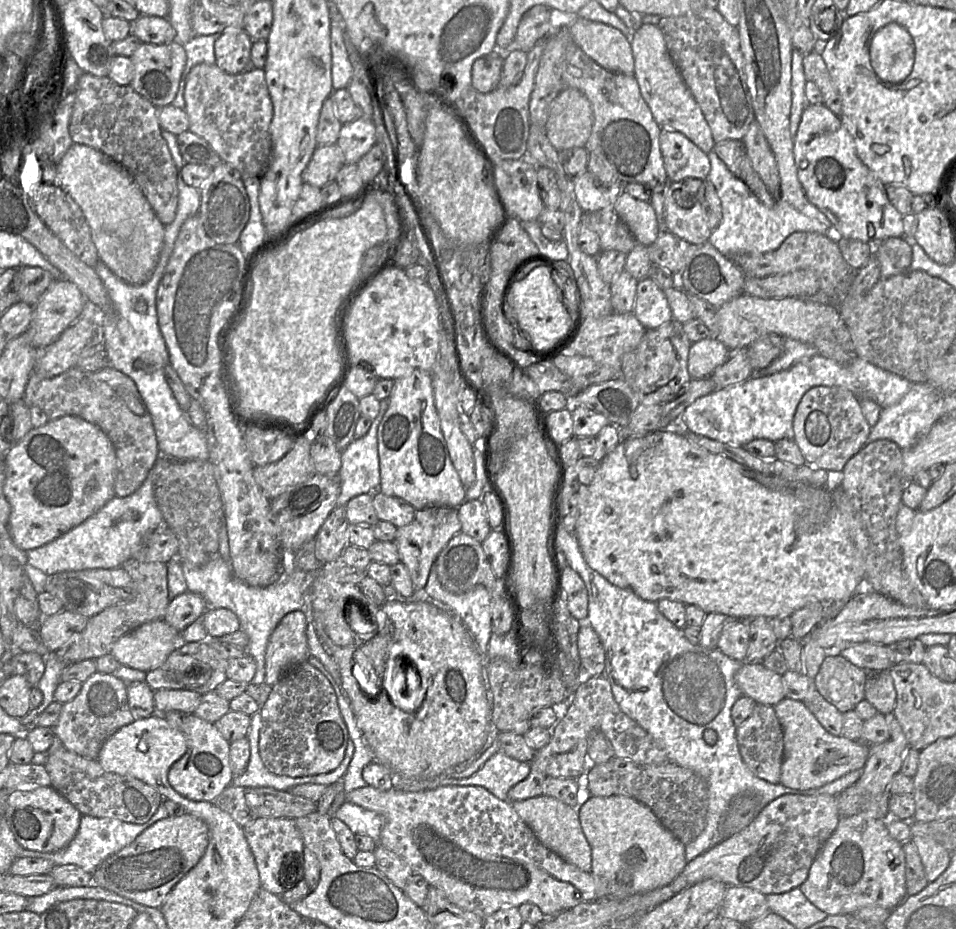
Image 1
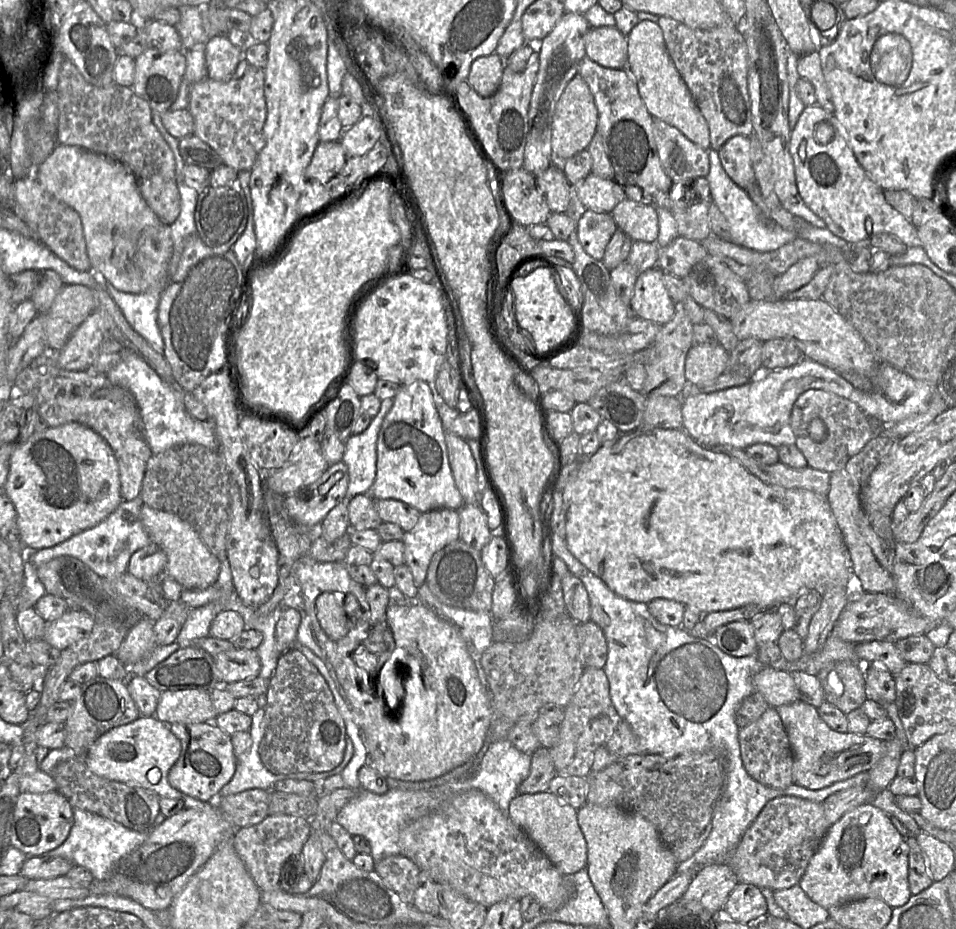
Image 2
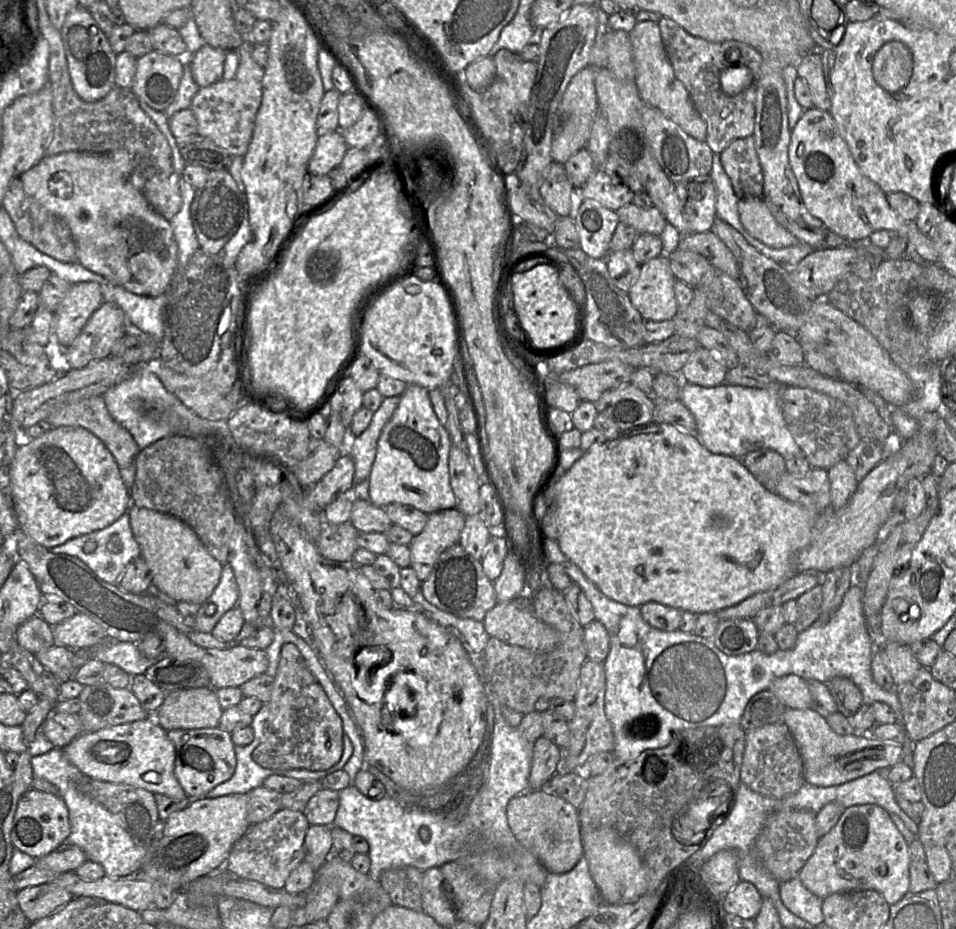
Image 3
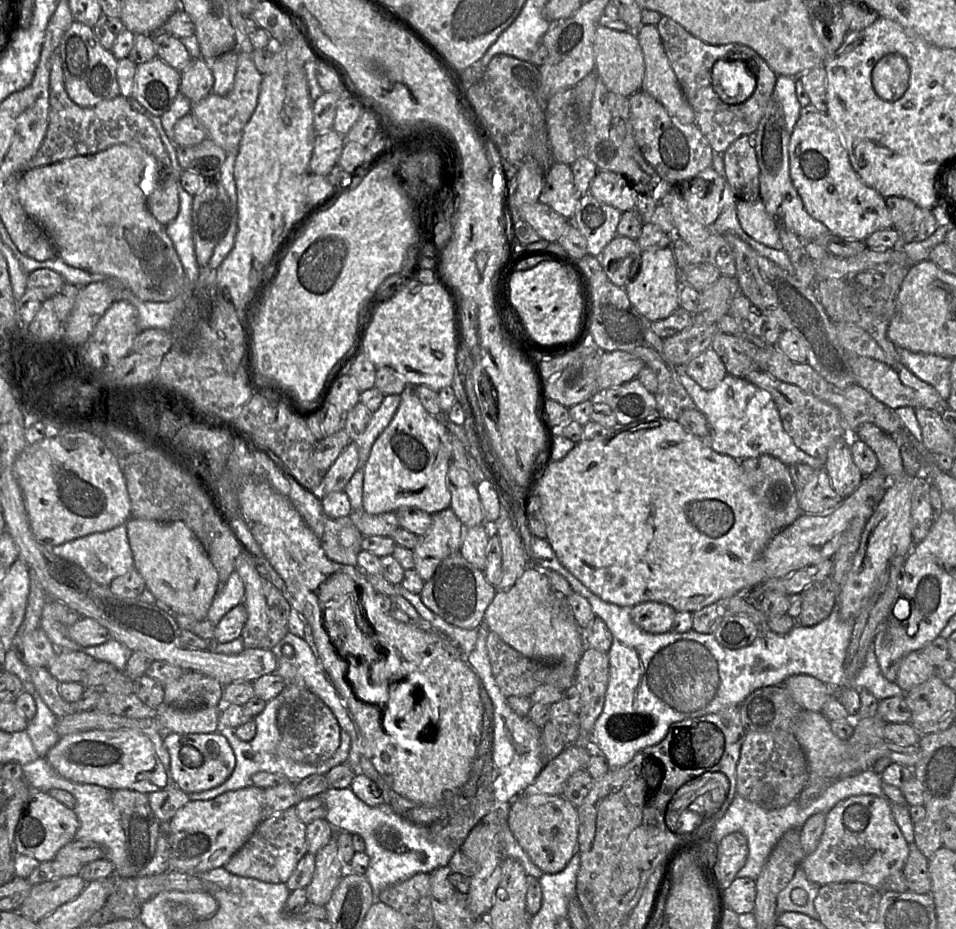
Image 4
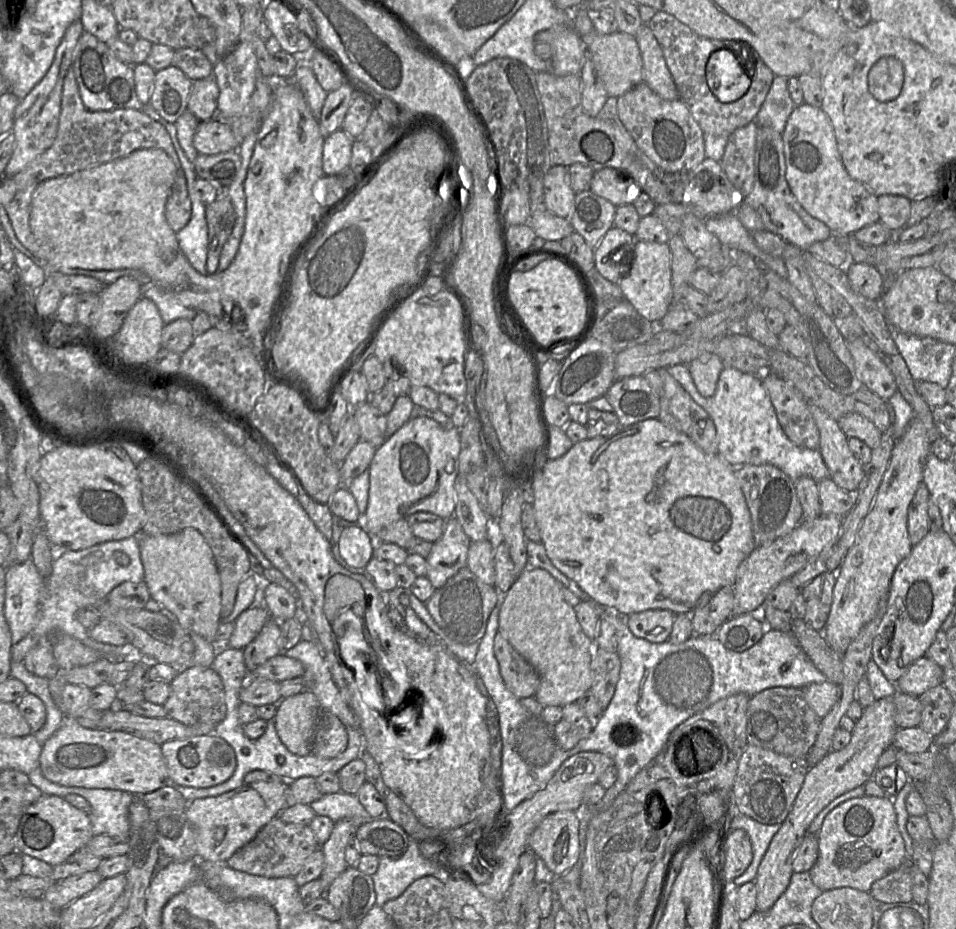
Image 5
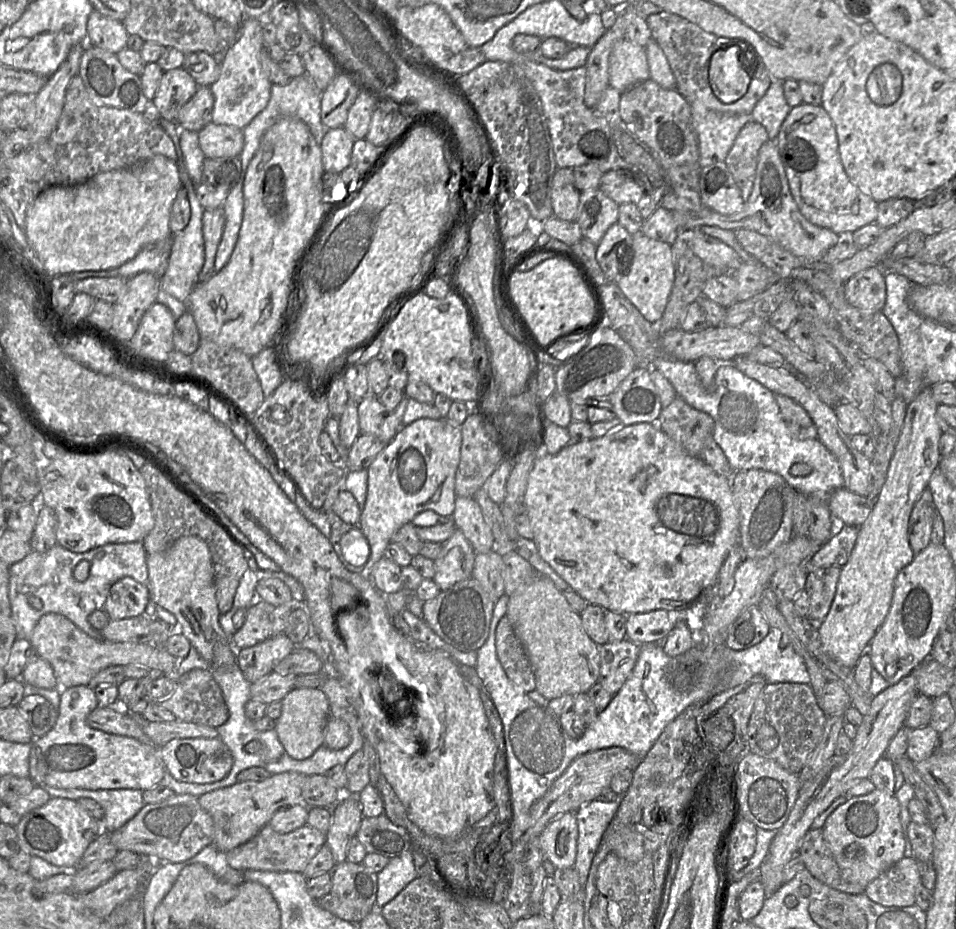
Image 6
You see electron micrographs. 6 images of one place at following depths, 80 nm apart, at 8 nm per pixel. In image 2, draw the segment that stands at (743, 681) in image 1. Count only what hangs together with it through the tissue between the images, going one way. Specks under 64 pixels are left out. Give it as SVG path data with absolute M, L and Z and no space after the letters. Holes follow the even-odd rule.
M764 666L752 678L755 692L762 694L771 707L799 700L799 691L790 673Z

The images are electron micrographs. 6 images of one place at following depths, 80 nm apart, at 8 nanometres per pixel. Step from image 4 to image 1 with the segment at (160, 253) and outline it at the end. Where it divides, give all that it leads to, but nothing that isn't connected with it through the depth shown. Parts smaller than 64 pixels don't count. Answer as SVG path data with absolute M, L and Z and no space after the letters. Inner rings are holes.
M73 143L57 166L57 184L79 205L91 230L99 260L132 285L149 281L164 245L165 225L160 221L134 176L120 163L92 147Z

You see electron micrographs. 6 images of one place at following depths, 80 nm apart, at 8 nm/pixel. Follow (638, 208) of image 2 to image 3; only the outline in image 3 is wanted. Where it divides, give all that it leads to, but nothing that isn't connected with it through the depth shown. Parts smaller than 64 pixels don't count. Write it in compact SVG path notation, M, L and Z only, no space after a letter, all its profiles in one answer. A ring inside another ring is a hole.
M629 203L616 210L616 213L620 222L631 225L639 234L660 236L667 224L666 218L655 206L645 209Z

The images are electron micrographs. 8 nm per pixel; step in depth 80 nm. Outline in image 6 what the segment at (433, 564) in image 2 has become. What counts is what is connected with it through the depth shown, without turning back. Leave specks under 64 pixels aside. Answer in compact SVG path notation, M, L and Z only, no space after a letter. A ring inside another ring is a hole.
M470 577L456 582L446 590L440 590L435 598L424 602L422 619L439 637L456 649L463 652L477 651L489 635L495 604L496 601L492 600L479 582Z

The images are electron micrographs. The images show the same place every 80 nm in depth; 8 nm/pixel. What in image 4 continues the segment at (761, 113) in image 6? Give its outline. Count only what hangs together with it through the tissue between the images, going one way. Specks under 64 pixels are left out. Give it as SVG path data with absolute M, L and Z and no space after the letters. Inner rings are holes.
M776 75L776 82L772 93L772 99L774 99L783 110L786 129L789 133L794 129L802 112L802 106L795 93L795 80L796 78L791 76Z

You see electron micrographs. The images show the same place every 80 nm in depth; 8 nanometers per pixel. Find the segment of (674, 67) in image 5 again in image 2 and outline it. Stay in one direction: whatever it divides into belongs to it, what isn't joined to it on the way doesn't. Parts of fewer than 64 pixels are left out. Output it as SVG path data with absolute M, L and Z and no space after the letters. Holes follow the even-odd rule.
M659 17L666 50L709 127L710 149L718 151L734 136L751 137L754 132L748 89L748 52L744 36L732 21L710 28L692 29L669 17Z

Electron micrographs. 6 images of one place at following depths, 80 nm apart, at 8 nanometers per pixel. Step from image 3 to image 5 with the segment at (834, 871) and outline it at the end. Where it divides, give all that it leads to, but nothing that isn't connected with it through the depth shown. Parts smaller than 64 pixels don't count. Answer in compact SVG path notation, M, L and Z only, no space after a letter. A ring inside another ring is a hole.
M868 795L855 797L827 814L817 835L818 858L809 871L818 888L827 891L850 887L869 892L875 881L908 861L892 798Z

